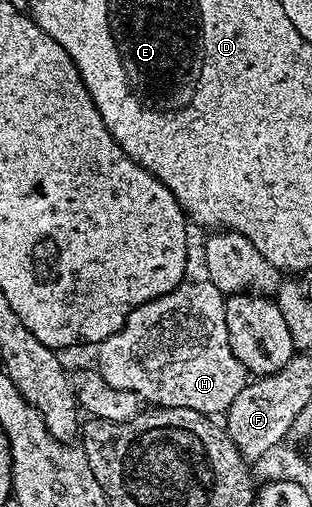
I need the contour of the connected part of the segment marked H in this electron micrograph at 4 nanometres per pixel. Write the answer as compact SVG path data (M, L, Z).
M187 278L168 294L136 305L126 316L124 326L97 345L96 367L108 386L132 390L147 405L159 408L191 408L214 418L225 413L236 394L248 383L248 373L240 358L232 354L226 329L226 297L205 278Z

